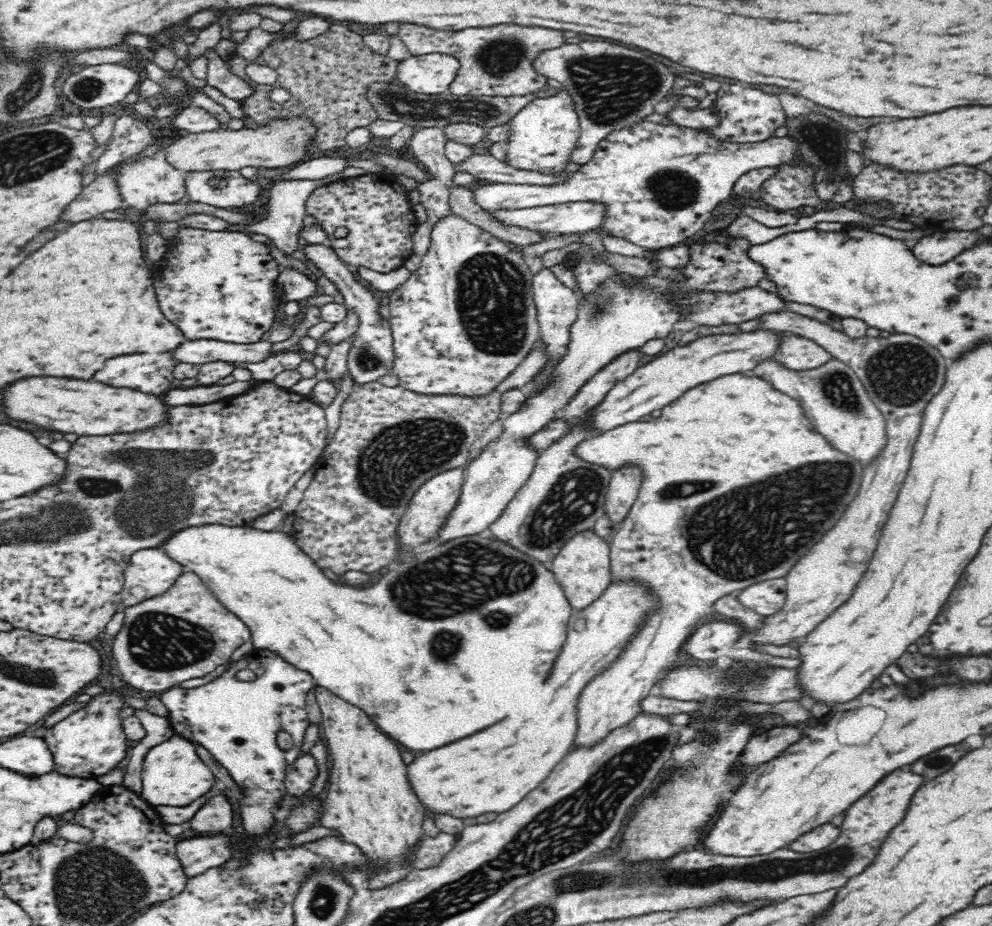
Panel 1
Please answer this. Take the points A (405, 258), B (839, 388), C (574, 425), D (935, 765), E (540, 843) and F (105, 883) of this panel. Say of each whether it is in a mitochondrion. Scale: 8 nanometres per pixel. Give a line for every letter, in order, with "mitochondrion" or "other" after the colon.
A: other
B: mitochondrion
C: other
D: mitochondrion
E: mitochondrion
F: mitochondrion

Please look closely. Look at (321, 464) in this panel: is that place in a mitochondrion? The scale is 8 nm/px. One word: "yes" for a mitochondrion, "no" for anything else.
no

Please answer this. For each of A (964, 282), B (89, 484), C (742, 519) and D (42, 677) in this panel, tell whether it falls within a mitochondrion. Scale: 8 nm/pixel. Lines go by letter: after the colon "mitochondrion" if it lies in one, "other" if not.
A: mitochondrion
B: mitochondrion
C: mitochondrion
D: mitochondrion

